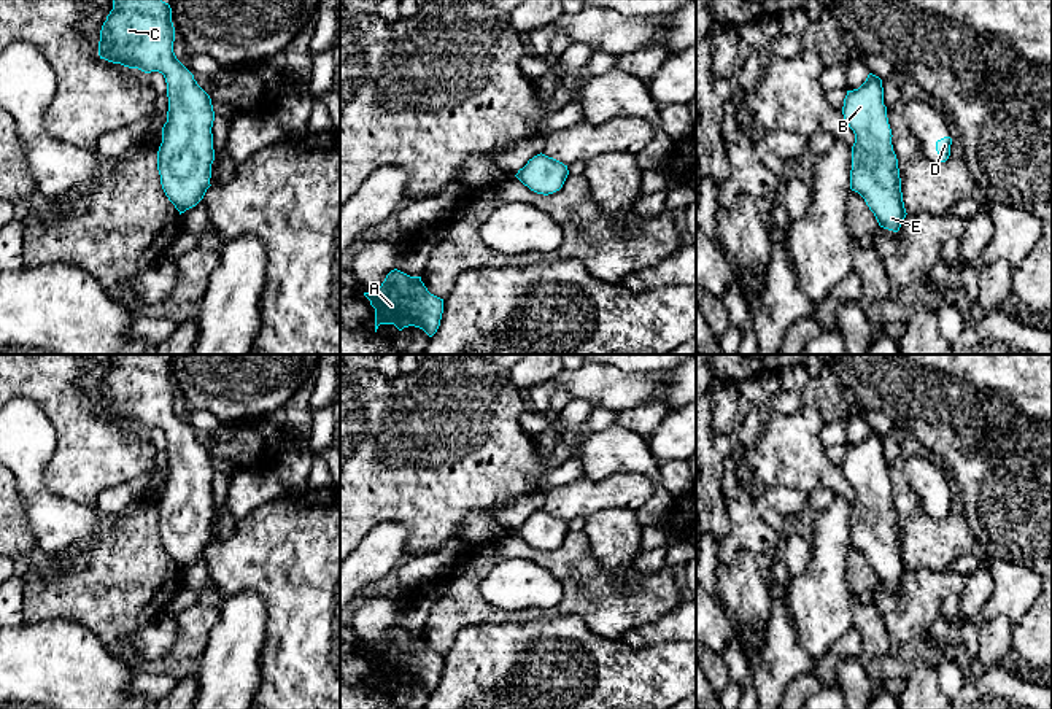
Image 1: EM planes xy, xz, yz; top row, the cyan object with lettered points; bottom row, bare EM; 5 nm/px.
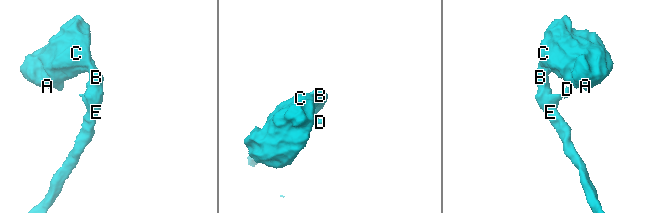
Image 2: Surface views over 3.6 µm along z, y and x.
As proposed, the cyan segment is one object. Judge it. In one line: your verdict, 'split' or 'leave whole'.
leave whole

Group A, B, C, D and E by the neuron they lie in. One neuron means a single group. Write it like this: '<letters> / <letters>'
A B C D E

